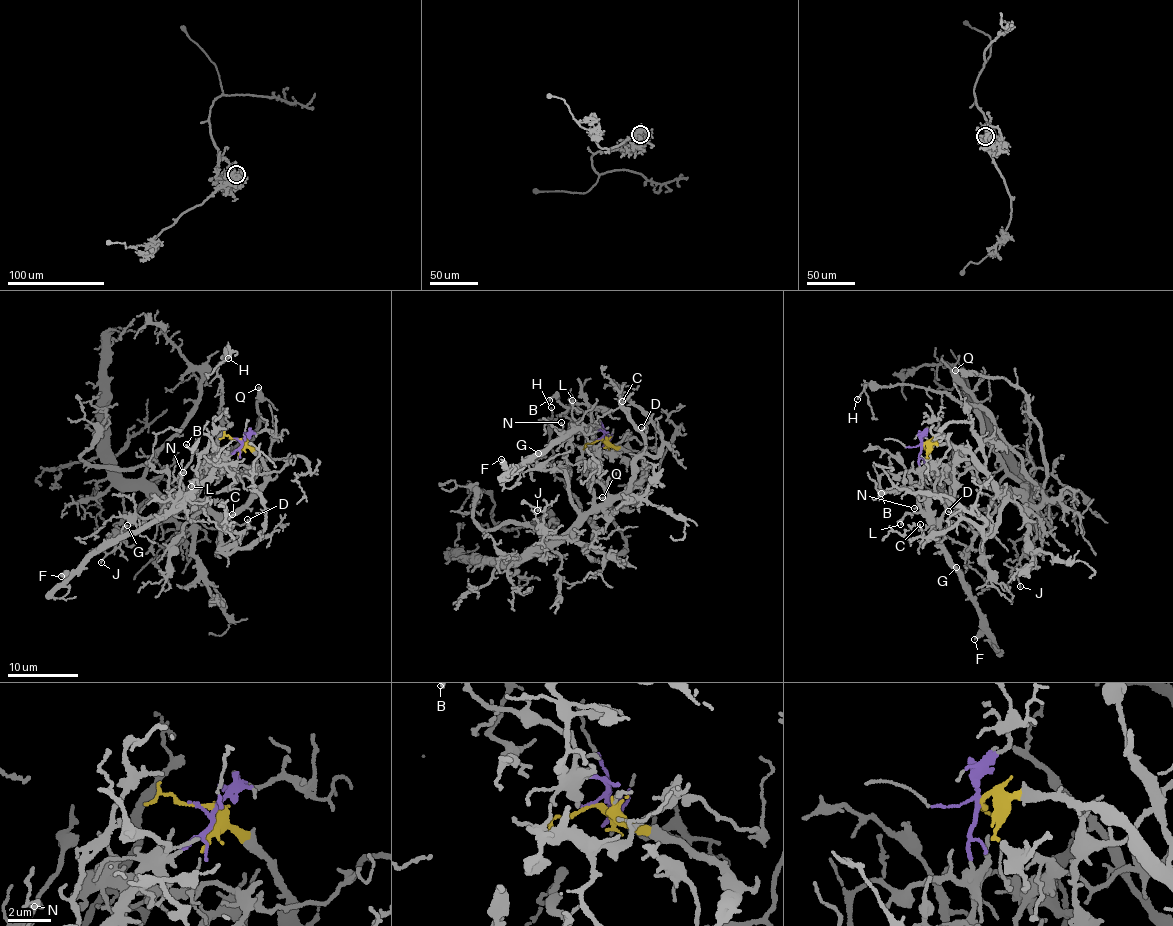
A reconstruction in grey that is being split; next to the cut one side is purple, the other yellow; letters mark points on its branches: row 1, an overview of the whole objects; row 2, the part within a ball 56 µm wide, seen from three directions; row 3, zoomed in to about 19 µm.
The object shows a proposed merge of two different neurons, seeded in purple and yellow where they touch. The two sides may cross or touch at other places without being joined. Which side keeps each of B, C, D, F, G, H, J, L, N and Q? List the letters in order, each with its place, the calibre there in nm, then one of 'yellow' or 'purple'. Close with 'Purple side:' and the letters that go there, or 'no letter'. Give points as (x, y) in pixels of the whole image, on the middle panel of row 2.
B: at (549, 400); 150 nm thick; purple
C: at (622, 401); 130 nm thick; yellow
D: at (641, 427); 50 nm thick; yellow
F: at (501, 459); 280 nm thick; purple
G: at (538, 453); 100 nm thick; purple
H: at (551, 407); 110 nm thick; yellow
J: at (537, 510); 100 nm thick; yellow
L: at (572, 400); 80 nm thick; purple
N: at (561, 422); 120 nm thick; purple
Q: at (602, 497); 240 nm thick; yellow
Purple side: B, F, G, L, N

